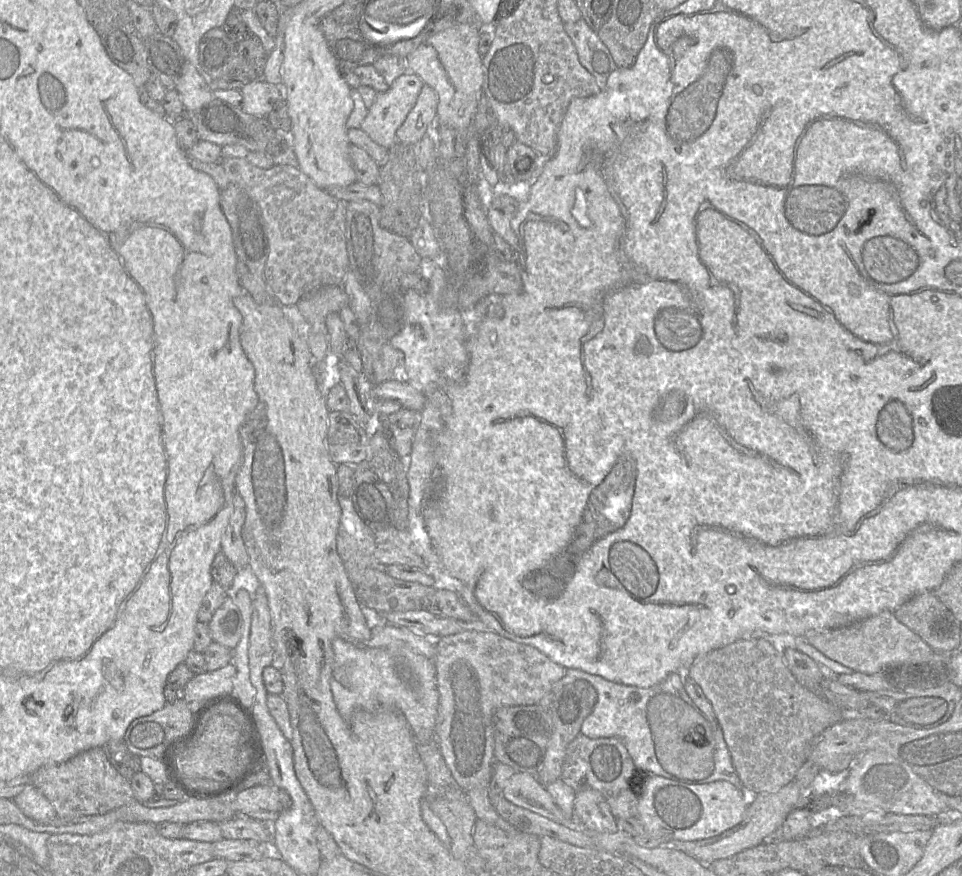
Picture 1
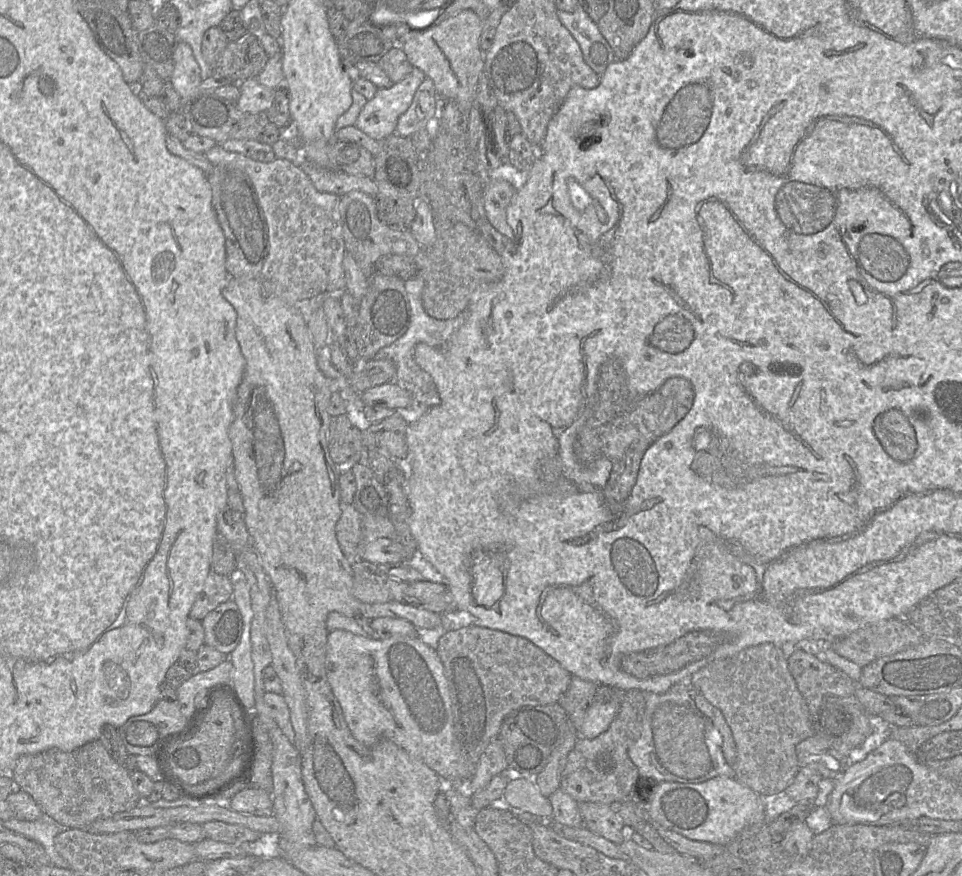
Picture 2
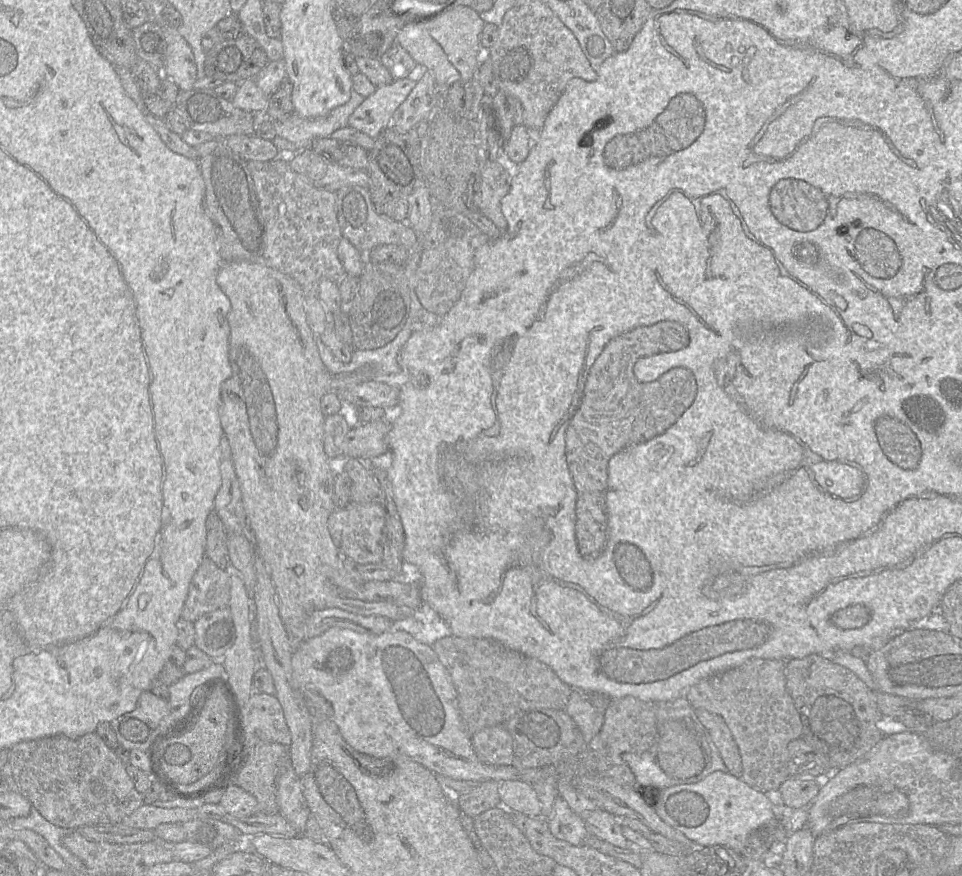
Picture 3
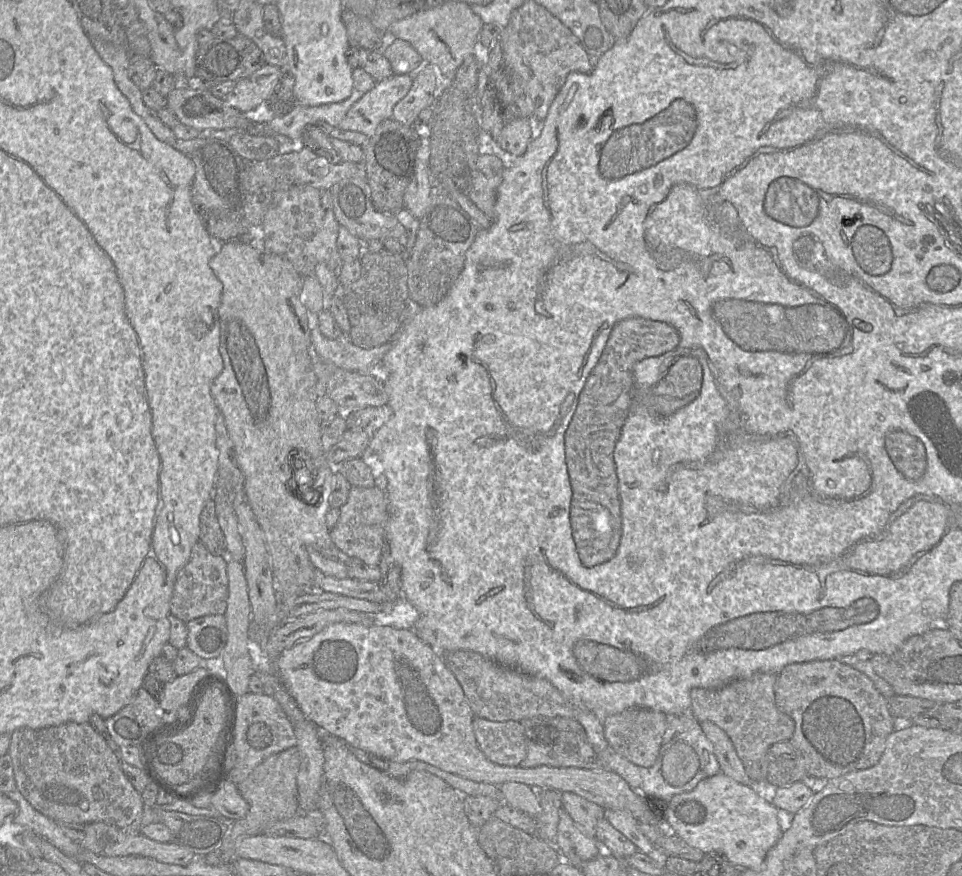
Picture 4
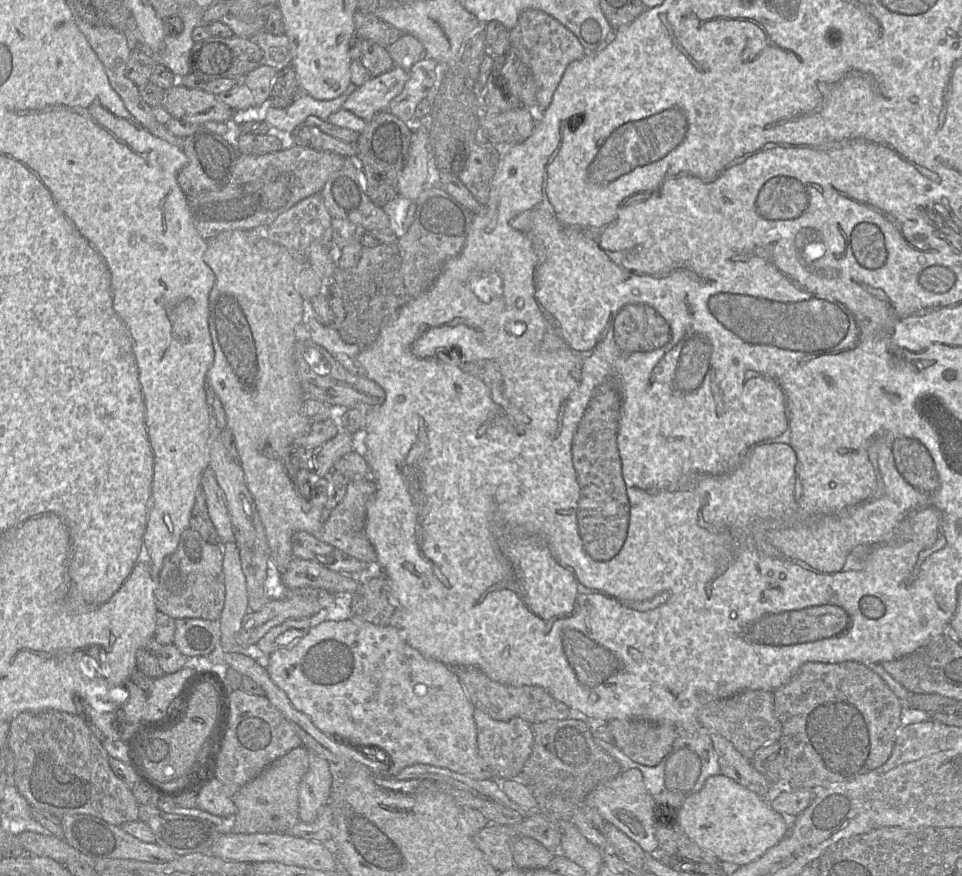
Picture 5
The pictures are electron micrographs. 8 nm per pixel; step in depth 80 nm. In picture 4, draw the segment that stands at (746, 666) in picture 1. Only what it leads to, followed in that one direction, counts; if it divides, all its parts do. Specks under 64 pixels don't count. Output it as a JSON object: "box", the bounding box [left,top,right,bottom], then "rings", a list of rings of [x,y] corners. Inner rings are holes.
{"box":[690,673,795,791],"rings":[[[756,673],[749,678],[730,682],[720,689],[693,688],[690,692],[691,712],[698,722],[710,721],[729,736],[741,759],[745,771],[757,791],[774,788],[766,781],[768,751],[780,741],[789,741],[795,730],[795,723],[776,705],[774,686],[776,674]]]}

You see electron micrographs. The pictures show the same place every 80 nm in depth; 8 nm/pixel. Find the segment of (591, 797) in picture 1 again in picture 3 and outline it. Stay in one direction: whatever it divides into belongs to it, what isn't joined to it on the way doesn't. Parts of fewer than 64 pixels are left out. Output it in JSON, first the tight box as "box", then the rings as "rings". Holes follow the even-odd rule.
{"box":[581,809,634,849],"rings":[[[597,809],[581,817],[587,831],[599,839],[624,849],[634,844],[623,836],[621,820],[608,811]]]}

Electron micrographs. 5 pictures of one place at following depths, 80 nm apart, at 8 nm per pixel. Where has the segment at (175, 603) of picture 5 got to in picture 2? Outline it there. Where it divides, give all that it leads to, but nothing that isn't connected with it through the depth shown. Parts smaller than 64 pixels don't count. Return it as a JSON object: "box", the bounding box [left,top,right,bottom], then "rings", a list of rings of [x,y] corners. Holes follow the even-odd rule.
{"box":[189,570,232,621],"rings":[[[211,570],[203,590],[198,594],[189,612],[189,618],[202,621],[218,605],[232,599],[232,595],[232,577]]]}

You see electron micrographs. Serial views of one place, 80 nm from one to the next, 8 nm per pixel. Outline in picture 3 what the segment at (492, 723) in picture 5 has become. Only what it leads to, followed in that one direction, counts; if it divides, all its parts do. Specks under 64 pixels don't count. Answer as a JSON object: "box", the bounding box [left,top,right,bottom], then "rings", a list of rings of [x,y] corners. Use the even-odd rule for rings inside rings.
{"box":[472,725,513,765],"rings":[[[504,725],[485,727],[472,736],[478,759],[490,765],[513,763],[513,739]]]}

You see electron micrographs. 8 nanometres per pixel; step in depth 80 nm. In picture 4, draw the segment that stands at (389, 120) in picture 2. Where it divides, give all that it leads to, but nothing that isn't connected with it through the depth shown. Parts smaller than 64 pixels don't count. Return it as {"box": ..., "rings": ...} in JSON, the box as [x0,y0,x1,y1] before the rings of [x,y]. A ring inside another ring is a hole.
{"box":[338,74,413,138],"rings":[[[393,74],[377,82],[370,91],[364,93],[362,97],[351,106],[338,128],[357,131],[370,138],[382,121],[392,118],[394,106],[407,95],[412,83],[413,80],[408,74]]]}

